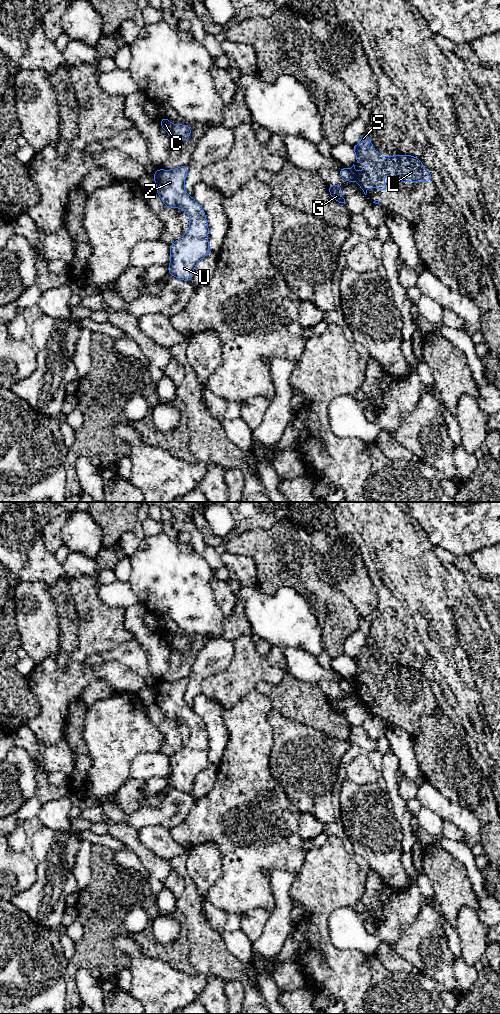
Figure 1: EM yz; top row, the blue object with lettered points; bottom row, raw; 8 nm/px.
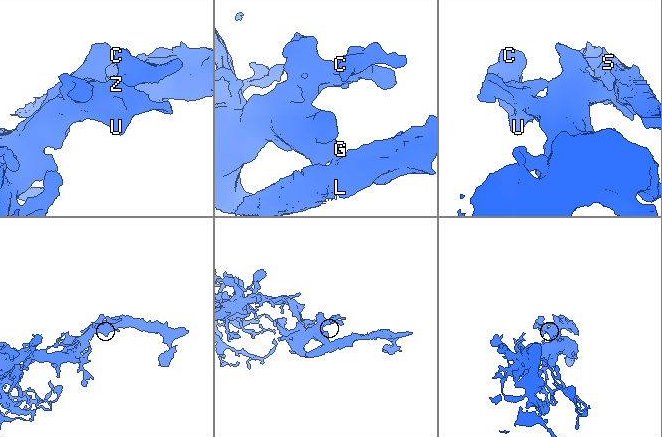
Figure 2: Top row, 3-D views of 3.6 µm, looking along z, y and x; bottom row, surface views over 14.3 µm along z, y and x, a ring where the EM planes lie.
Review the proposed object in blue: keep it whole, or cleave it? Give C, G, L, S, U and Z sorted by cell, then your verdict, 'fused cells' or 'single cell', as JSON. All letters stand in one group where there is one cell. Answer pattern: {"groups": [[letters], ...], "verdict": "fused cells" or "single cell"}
{"groups": [["C", "G", "U", "Z"], ["L", "S"]], "verdict": "fused cells"}

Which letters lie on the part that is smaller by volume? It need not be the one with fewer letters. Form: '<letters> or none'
L, S

